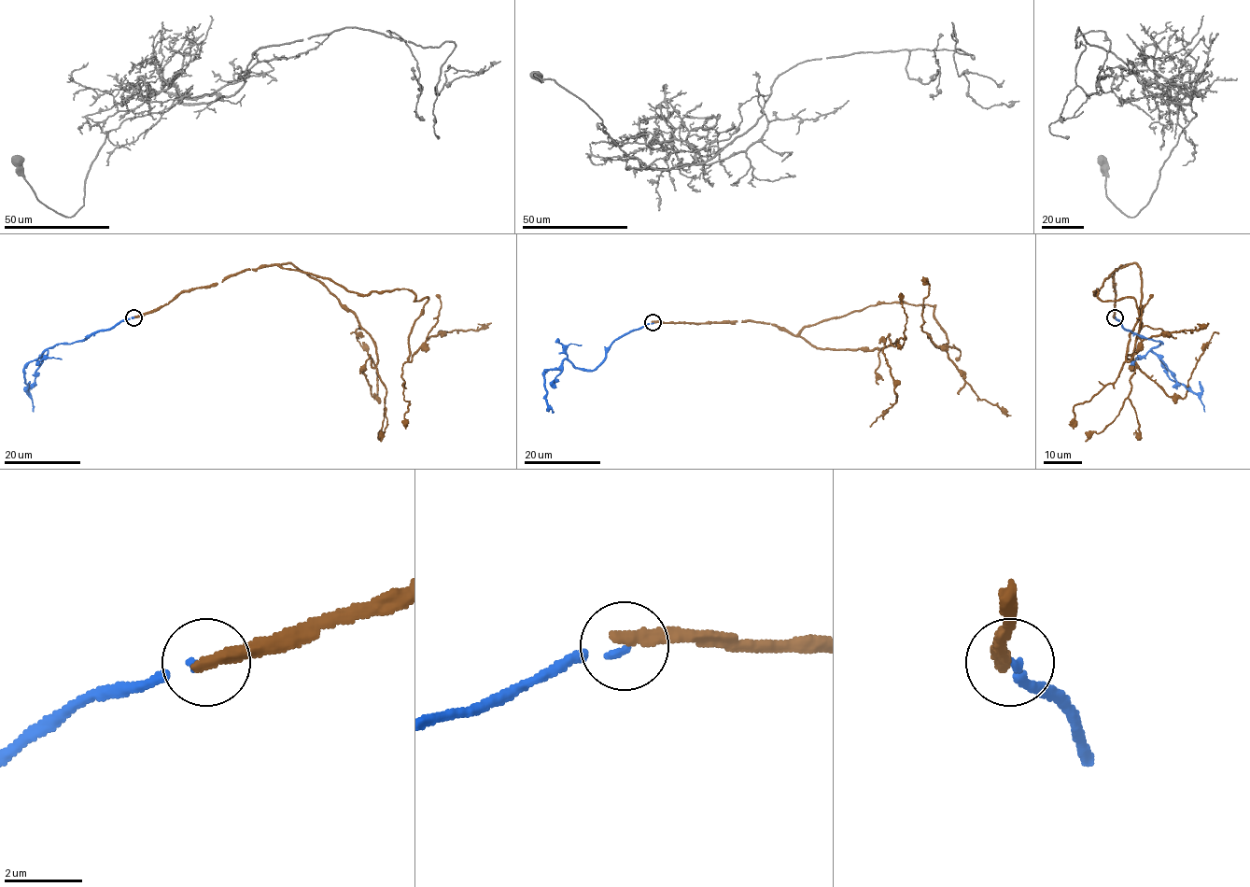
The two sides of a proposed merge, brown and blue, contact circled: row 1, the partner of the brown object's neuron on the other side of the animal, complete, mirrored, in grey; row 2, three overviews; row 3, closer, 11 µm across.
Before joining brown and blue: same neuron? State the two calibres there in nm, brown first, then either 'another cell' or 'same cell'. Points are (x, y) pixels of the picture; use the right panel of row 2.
380/170 nm | another cell

